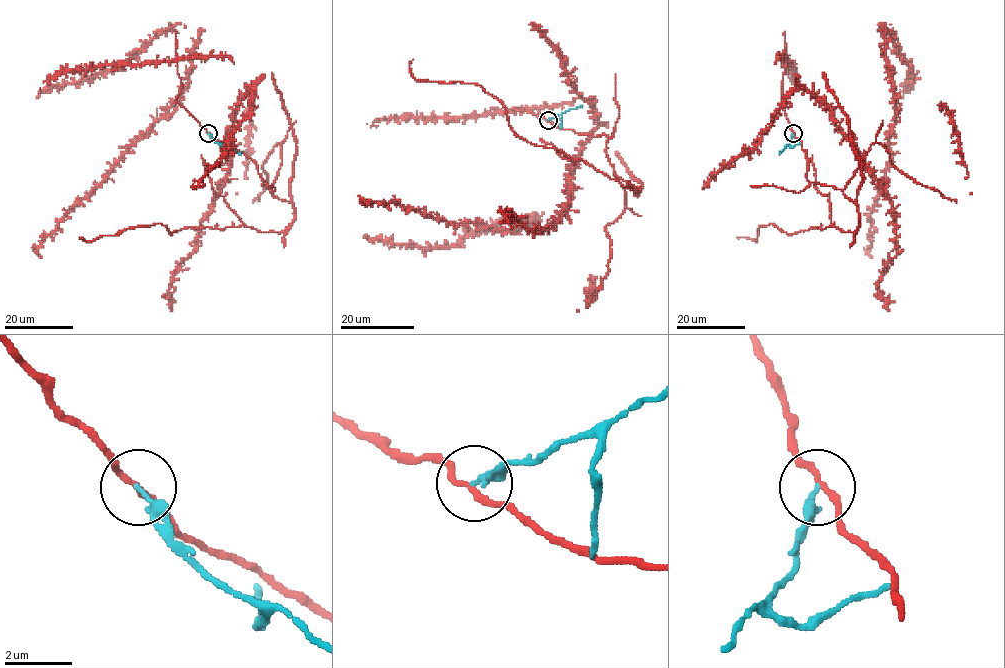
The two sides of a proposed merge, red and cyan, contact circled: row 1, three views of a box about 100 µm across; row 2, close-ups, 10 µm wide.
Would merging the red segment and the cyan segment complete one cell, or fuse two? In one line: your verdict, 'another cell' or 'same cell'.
another cell

